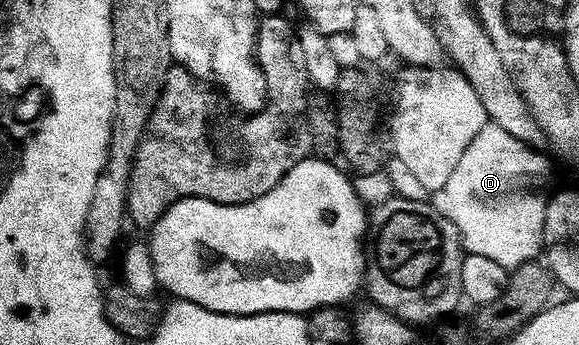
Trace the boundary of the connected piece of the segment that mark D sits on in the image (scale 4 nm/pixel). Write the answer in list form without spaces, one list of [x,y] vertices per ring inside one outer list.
[[[492,122],[486,123],[485,128],[475,138],[475,142],[471,142],[471,146],[463,152],[463,158],[459,160],[459,166],[455,166],[455,170],[451,170],[451,178],[447,178],[447,182],[443,182],[443,186],[439,186],[439,190],[432,193],[431,203],[433,207],[437,209],[439,214],[443,214],[443,218],[451,218],[451,222],[455,222],[455,226],[460,230],[461,242],[465,246],[466,253],[483,254],[485,258],[491,258],[493,262],[499,262],[507,270],[517,268],[521,264],[536,261],[542,255],[545,238],[545,205],[547,196],[546,193],[536,192],[536,188],[543,187],[549,180],[549,160],[543,153],[536,152],[537,150],[536,147],[525,144],[497,124]]]

